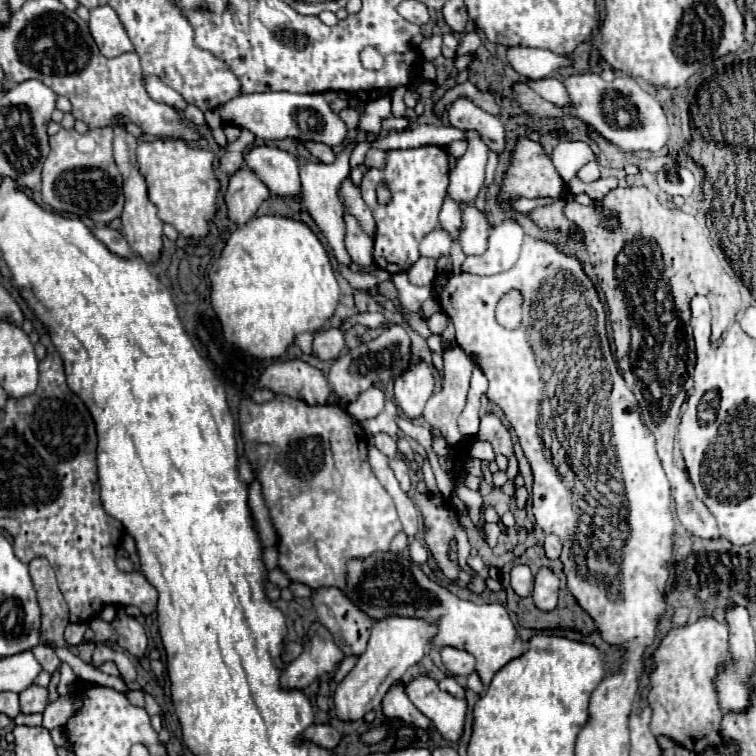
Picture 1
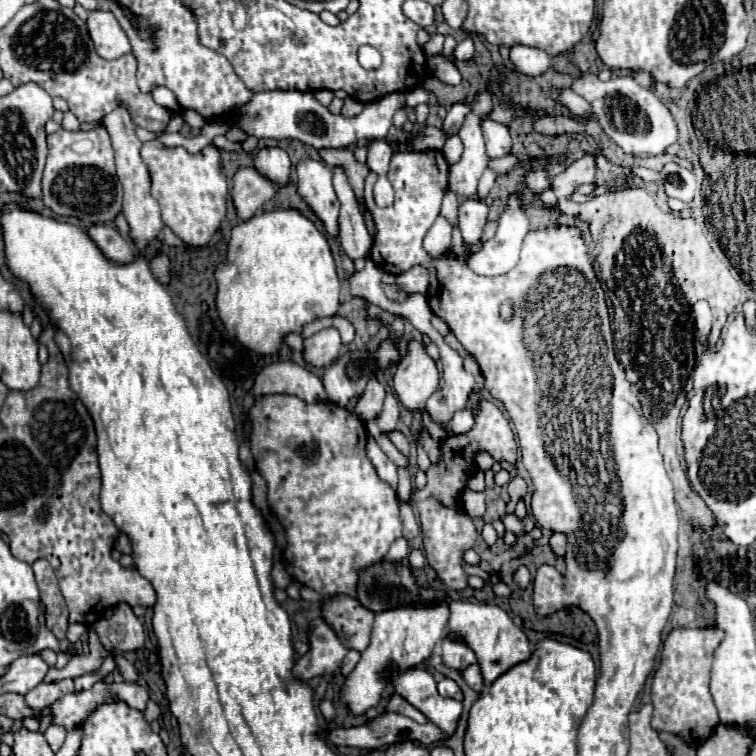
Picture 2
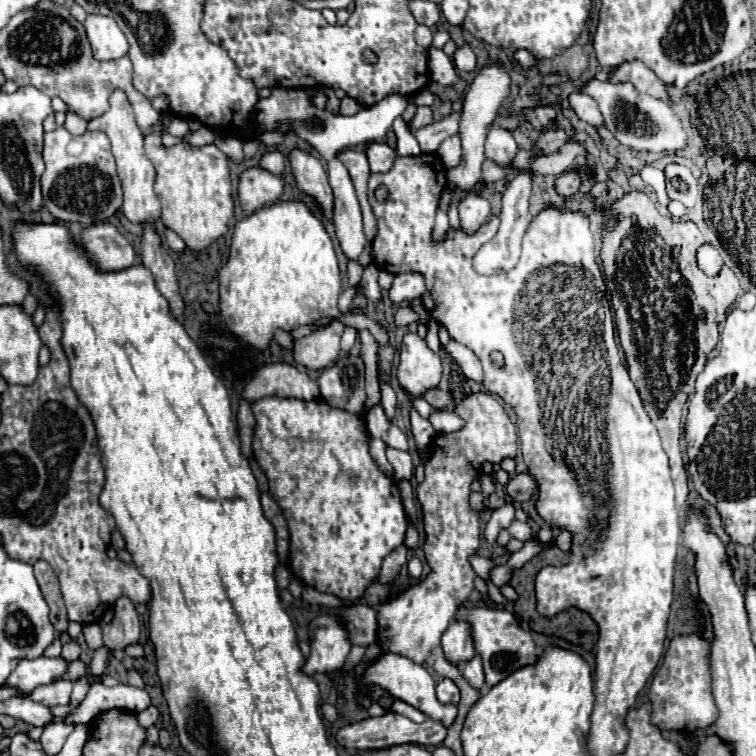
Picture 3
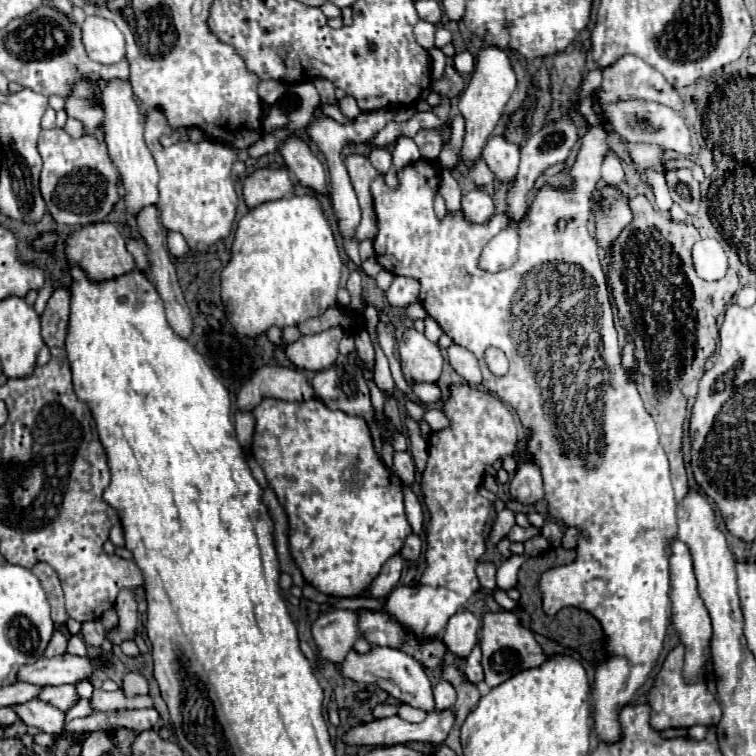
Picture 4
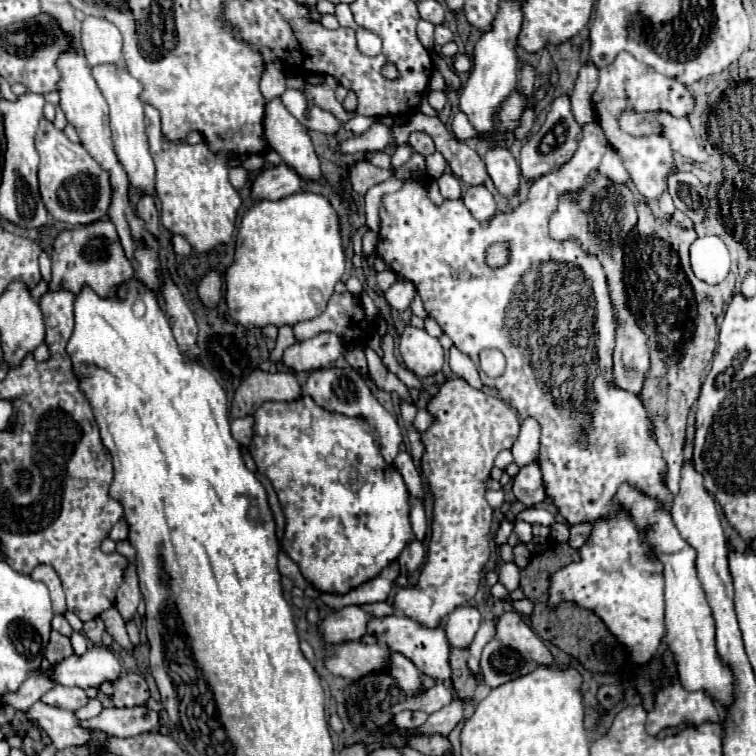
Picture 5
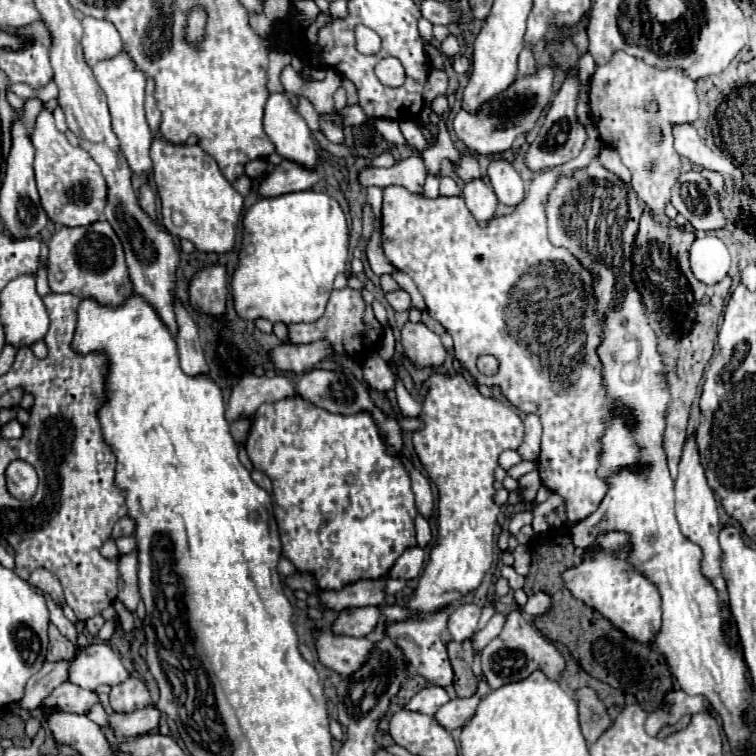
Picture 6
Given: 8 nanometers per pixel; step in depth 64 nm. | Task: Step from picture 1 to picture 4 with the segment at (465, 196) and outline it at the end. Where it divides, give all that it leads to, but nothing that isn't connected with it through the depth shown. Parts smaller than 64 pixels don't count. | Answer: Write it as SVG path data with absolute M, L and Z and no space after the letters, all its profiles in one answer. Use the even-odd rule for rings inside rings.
M484 46L476 58L476 70L470 78L470 84L460 94L460 112L466 120L466 136L462 144L462 162L466 166L474 166L482 160L482 148L490 134L494 132L506 102L510 100L512 92L516 90L516 76L510 66L508 54L496 46Z

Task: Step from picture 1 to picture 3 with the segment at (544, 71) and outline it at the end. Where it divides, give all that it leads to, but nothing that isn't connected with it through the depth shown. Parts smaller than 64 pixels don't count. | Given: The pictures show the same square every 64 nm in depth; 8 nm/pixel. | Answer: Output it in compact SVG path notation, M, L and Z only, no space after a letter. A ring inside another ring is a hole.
M516 50L516 52L514 52L514 60L516 60L522 68L526 68L526 70L540 64L540 58L532 56L532 52L528 52L528 50Z

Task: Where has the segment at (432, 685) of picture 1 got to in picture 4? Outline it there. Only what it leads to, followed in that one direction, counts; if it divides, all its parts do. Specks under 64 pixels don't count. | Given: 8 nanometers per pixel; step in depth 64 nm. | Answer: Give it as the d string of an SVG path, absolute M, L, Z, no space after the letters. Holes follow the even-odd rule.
M372 648L368 654L358 654L358 652L350 652L346 656L346 660L342 664L338 664L340 672L346 678L352 678L354 682L364 682L370 686L378 686L382 690L386 690L390 696L398 698L400 702L420 708L424 712L436 712L436 704L434 704L434 694L432 694L432 684L424 672L424 666L408 656L406 652L400 652L396 648Z

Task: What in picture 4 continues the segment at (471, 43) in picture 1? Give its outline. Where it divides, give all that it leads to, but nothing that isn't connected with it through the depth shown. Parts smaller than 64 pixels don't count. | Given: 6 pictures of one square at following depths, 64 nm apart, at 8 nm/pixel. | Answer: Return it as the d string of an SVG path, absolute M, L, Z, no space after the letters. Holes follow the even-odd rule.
M468 50L456 54L456 56L454 56L454 68L456 68L460 74L470 74L470 72L474 70L474 56L472 56Z

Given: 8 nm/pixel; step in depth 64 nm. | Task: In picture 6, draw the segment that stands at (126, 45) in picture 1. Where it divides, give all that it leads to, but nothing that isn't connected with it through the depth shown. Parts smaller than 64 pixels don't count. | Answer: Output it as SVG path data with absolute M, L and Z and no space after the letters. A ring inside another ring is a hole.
M86 16L82 20L82 26L84 26L82 36L84 58L90 66L98 64L100 60L110 60L112 56L118 56L122 52L122 40L112 22Z

